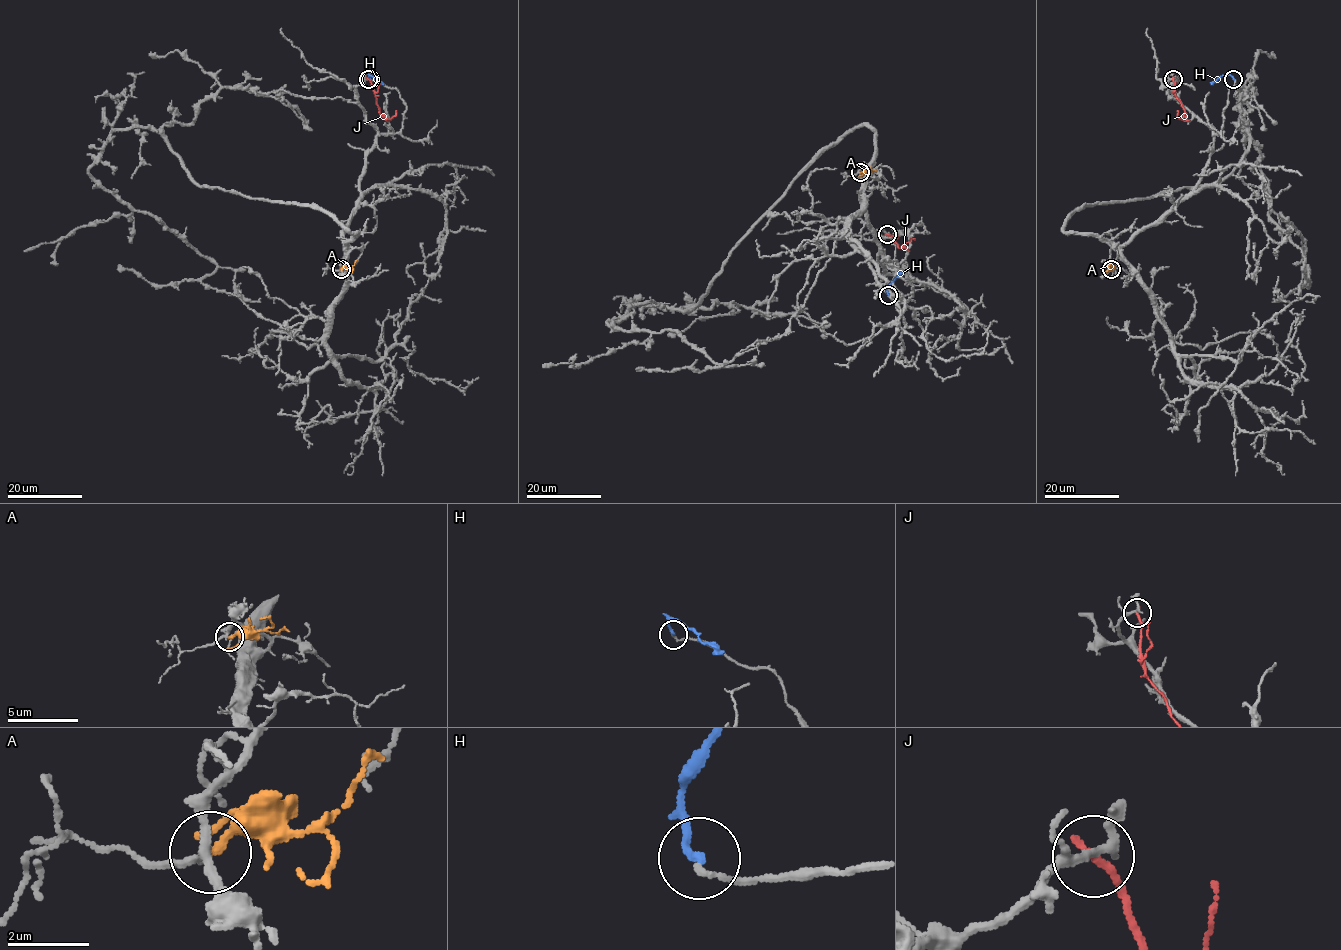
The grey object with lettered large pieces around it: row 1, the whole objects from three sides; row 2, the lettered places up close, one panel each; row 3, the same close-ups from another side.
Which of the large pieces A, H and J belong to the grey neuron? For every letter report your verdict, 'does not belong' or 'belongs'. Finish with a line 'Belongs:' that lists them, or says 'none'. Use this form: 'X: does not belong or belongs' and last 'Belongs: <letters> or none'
A: does not belong
H: does not belong
J: does not belong
Belongs: none

